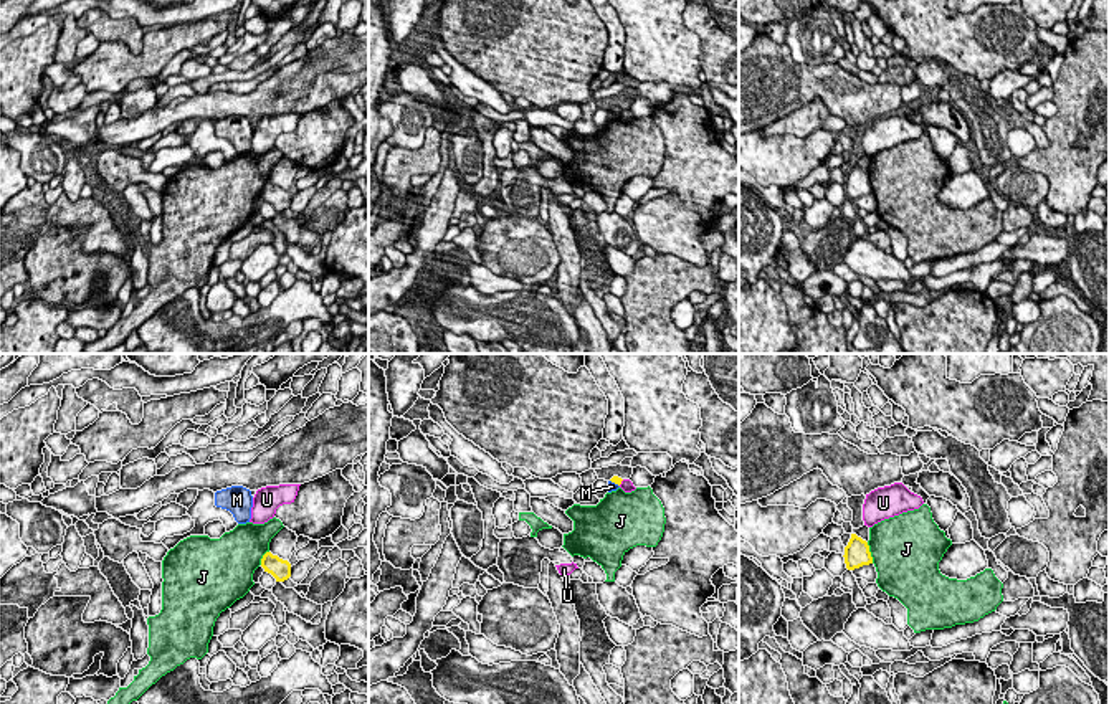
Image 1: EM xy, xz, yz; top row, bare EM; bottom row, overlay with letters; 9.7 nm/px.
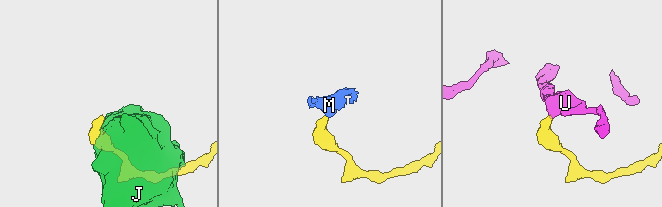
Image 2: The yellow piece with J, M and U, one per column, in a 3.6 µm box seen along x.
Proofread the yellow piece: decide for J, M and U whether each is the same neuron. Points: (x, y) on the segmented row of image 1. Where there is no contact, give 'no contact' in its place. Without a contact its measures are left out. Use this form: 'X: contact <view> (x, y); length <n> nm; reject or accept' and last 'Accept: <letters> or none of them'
J: contact yz (870, 552); length 220 nm; reject
M: contact xz (615, 483); length 120 nm; reject
U: contact xz (620, 483); length 80 nm; reject
Accept: none of them

